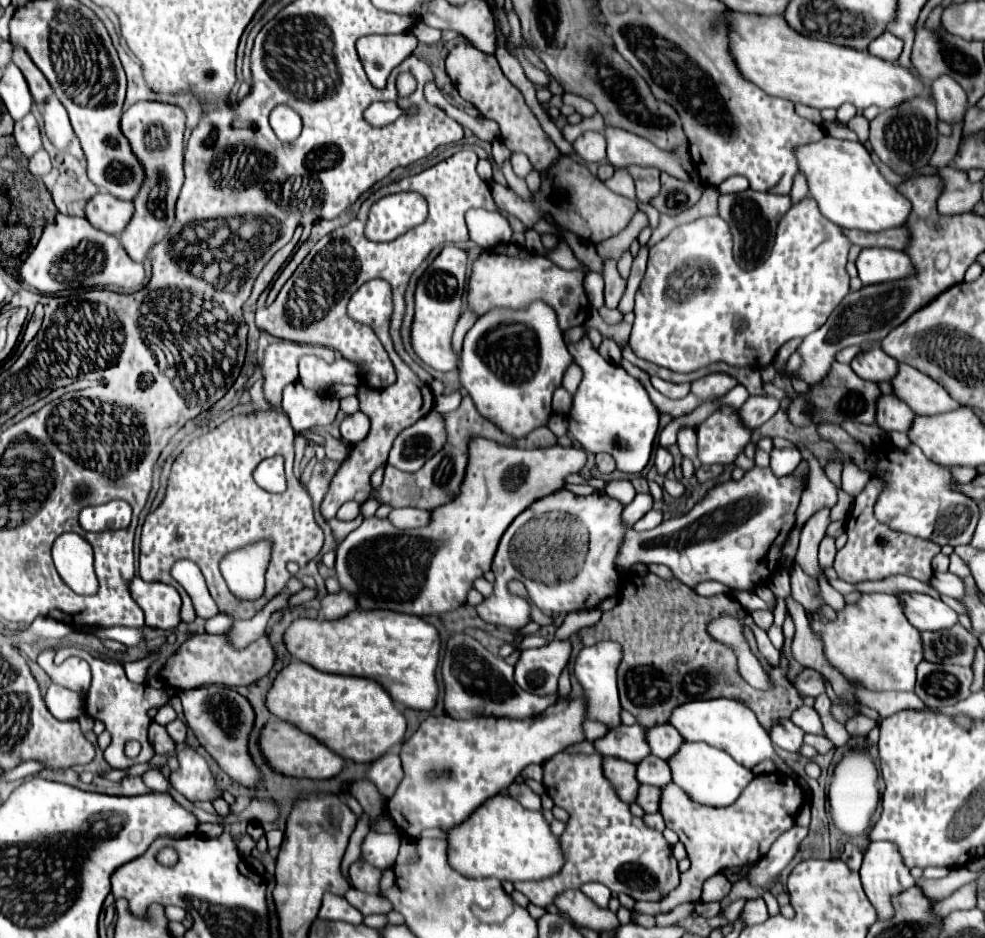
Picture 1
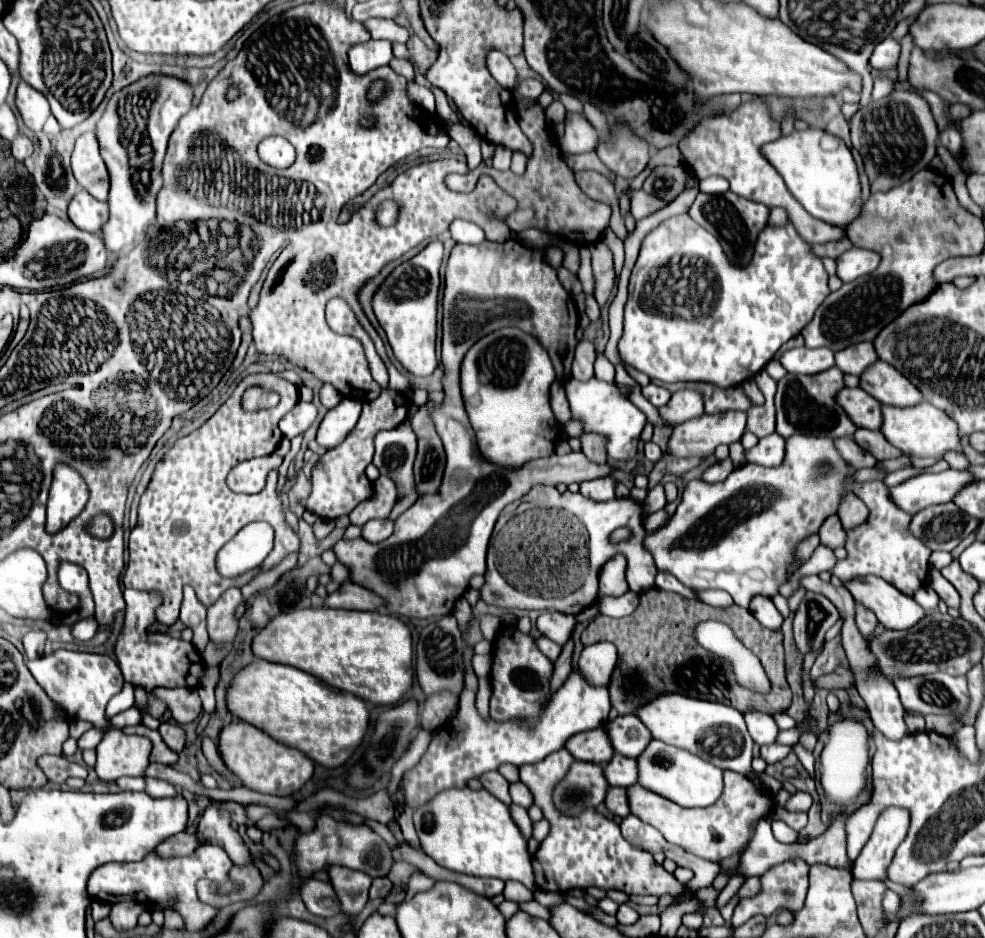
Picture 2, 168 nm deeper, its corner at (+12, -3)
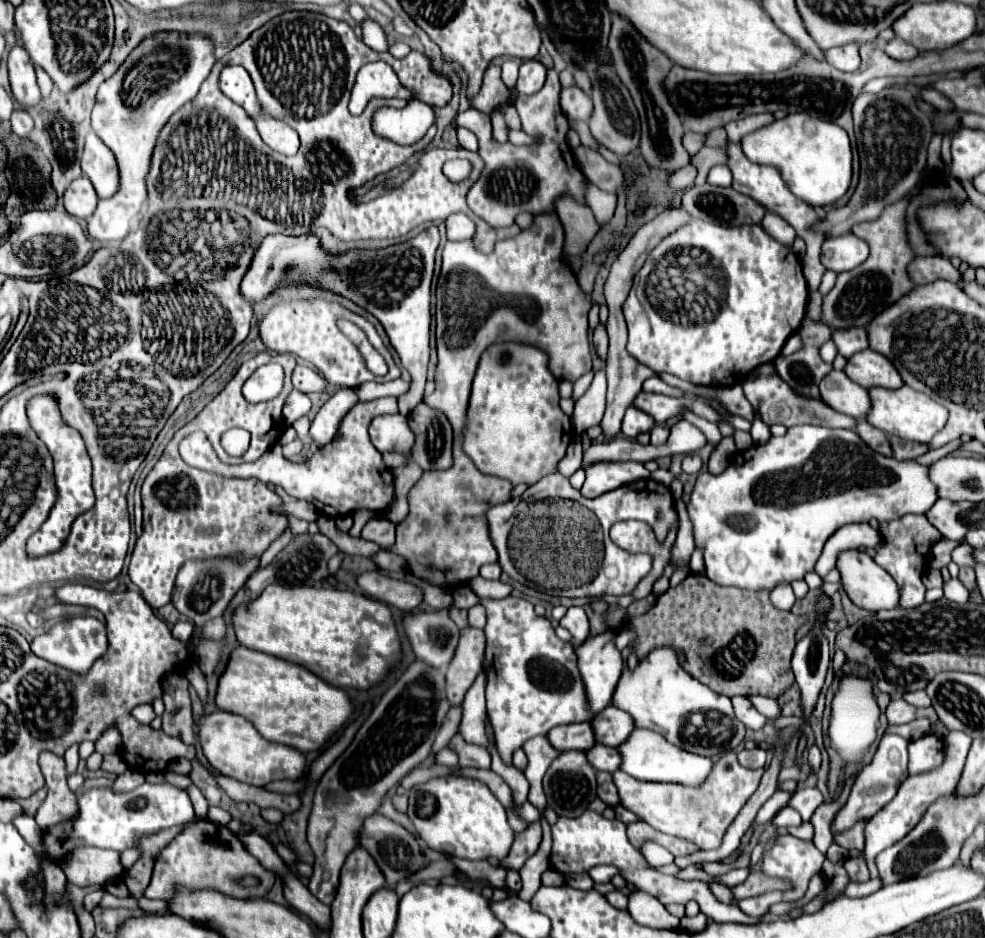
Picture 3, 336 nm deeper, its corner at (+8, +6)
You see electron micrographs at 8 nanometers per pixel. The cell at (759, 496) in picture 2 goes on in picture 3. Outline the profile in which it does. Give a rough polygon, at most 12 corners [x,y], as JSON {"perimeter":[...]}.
{"perimeter":[[795,425],[699,473],[691,571],[771,591],[929,467]]}

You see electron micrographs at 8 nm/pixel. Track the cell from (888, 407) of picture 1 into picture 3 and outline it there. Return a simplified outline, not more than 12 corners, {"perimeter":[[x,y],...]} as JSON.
{"perimeter":[[831,371],[819,385],[823,403],[865,419],[869,391],[845,371]]}

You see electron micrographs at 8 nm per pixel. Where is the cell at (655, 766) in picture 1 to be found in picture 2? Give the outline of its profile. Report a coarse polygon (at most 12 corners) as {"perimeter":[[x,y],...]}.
{"perimeter":[[615,754],[603,766],[611,786],[637,782],[637,762]]}

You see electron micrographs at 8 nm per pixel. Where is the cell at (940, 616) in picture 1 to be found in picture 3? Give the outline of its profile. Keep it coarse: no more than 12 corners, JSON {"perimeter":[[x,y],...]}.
{"perimeter":[[867,553],[837,559],[849,599],[867,611],[897,609],[901,591]]}

